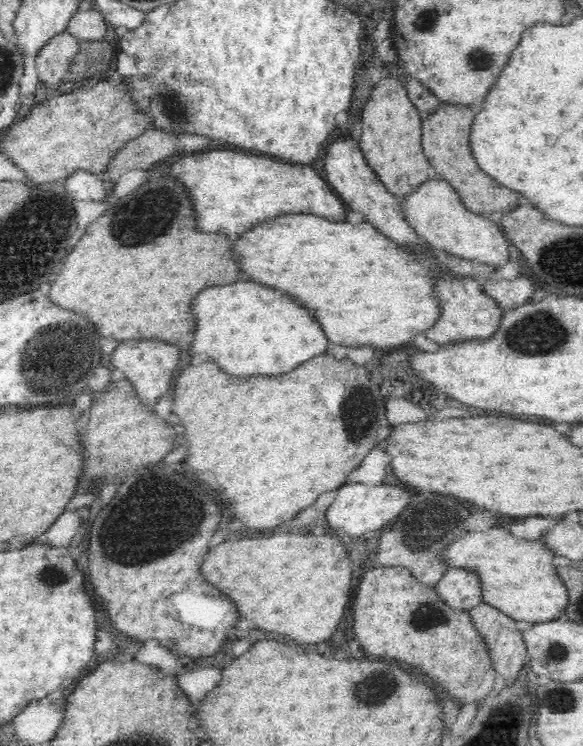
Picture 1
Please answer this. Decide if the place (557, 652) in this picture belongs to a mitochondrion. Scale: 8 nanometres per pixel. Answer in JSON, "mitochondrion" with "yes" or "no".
{"mitochondrion":"yes"}

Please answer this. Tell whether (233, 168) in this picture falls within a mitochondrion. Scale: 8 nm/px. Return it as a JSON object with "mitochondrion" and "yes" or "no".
{"mitochondrion":"no"}

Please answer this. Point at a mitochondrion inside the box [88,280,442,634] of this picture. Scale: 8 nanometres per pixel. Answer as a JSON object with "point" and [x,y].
{"point":[128,546]}

